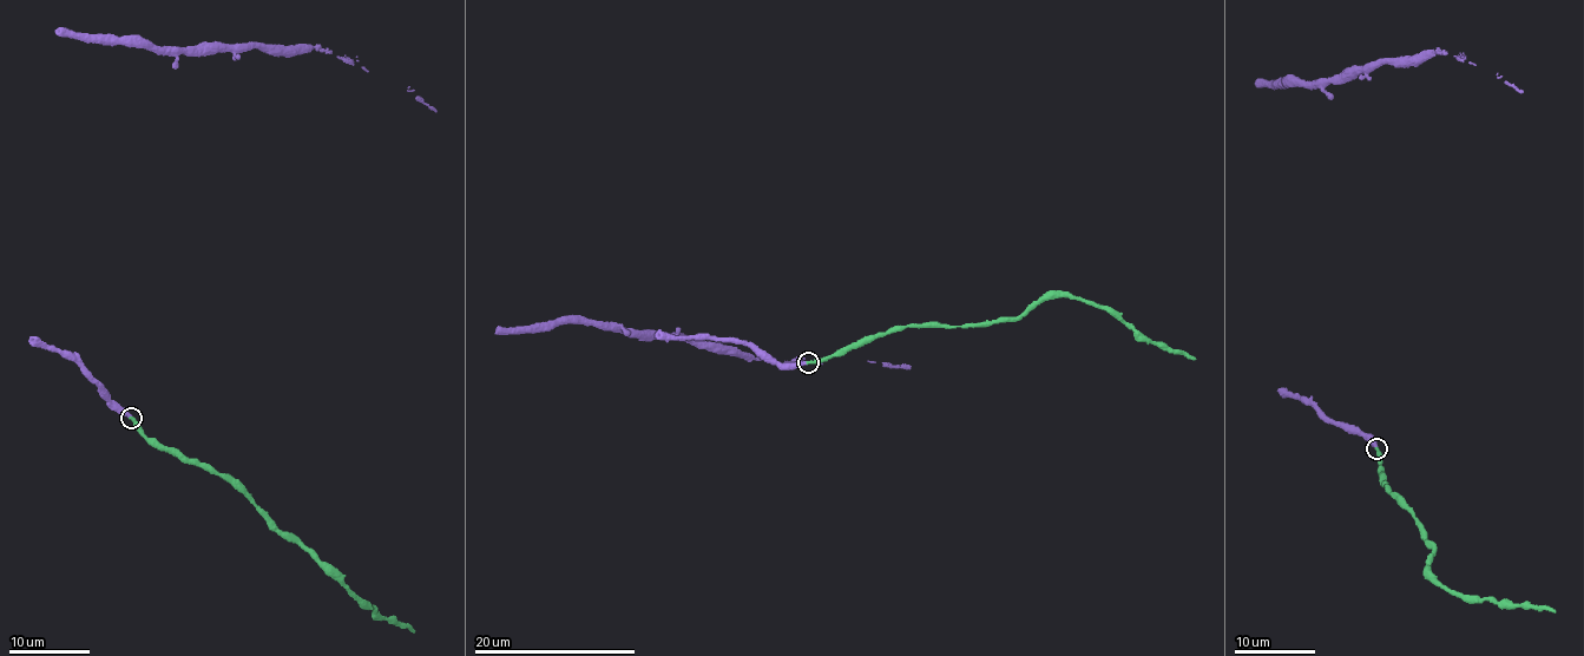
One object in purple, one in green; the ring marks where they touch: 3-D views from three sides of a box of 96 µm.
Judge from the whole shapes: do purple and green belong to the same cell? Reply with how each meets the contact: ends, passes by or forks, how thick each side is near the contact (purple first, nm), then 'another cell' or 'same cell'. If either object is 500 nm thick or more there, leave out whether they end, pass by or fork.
purple ends | green ends | 280/280 nm | same cell

